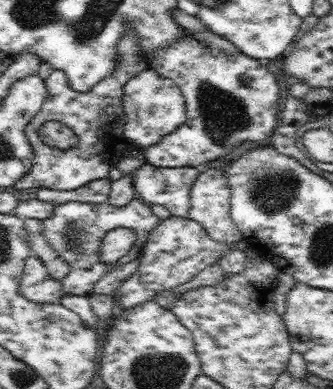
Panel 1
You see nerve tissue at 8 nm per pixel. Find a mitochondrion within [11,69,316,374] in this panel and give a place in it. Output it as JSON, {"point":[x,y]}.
{"point":[222,116]}

